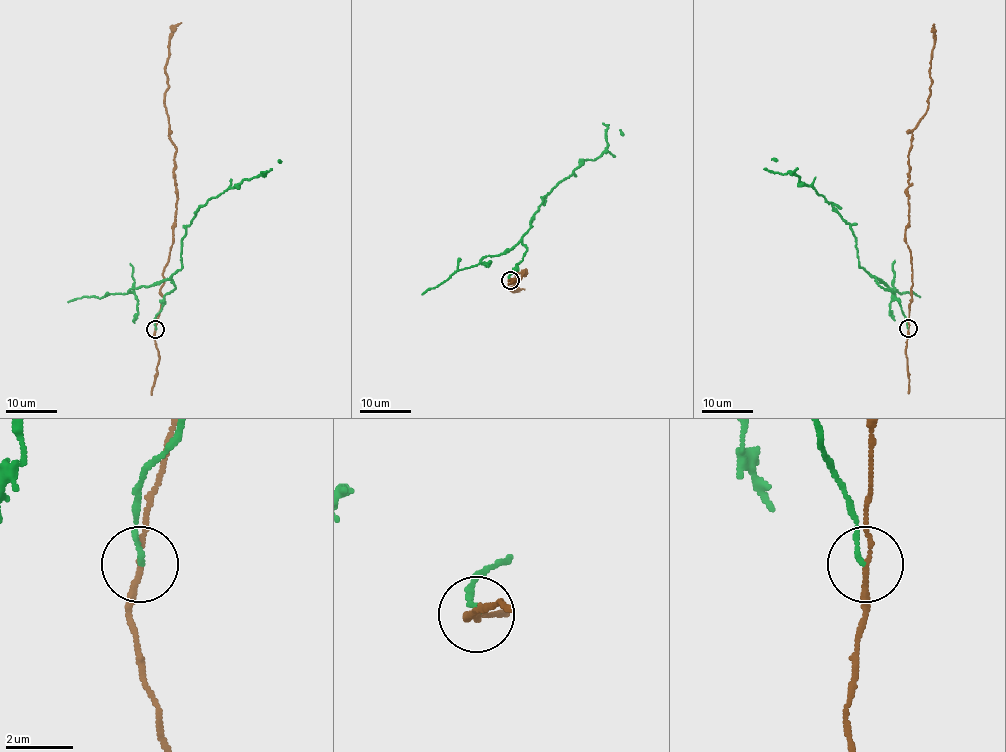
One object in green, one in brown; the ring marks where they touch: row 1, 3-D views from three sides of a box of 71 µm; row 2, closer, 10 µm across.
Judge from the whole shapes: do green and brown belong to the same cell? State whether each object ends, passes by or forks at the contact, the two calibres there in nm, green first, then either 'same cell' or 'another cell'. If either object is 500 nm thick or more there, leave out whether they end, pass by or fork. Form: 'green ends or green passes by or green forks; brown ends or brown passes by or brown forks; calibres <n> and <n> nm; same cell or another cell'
green ends; brown passes by; calibres 130 and 140 nm; another cell

